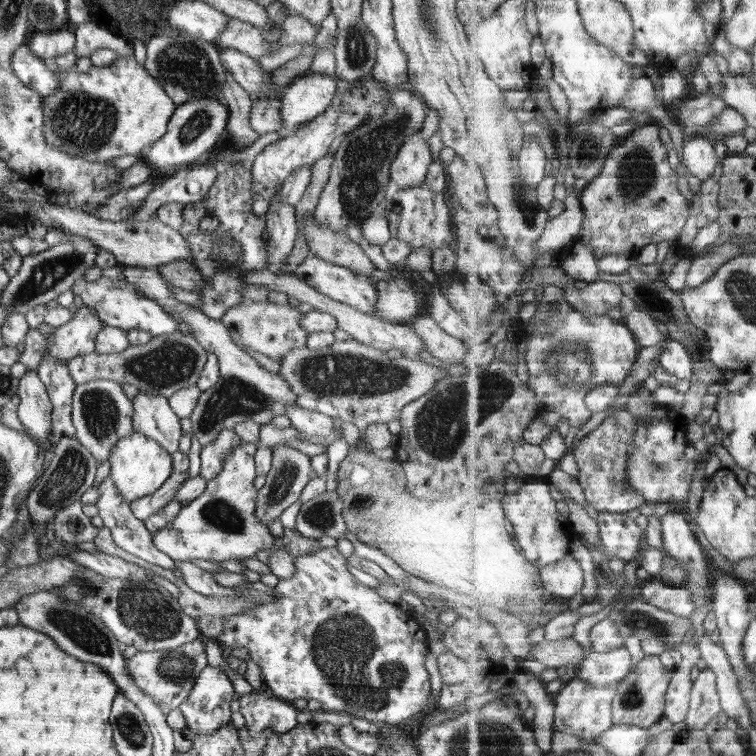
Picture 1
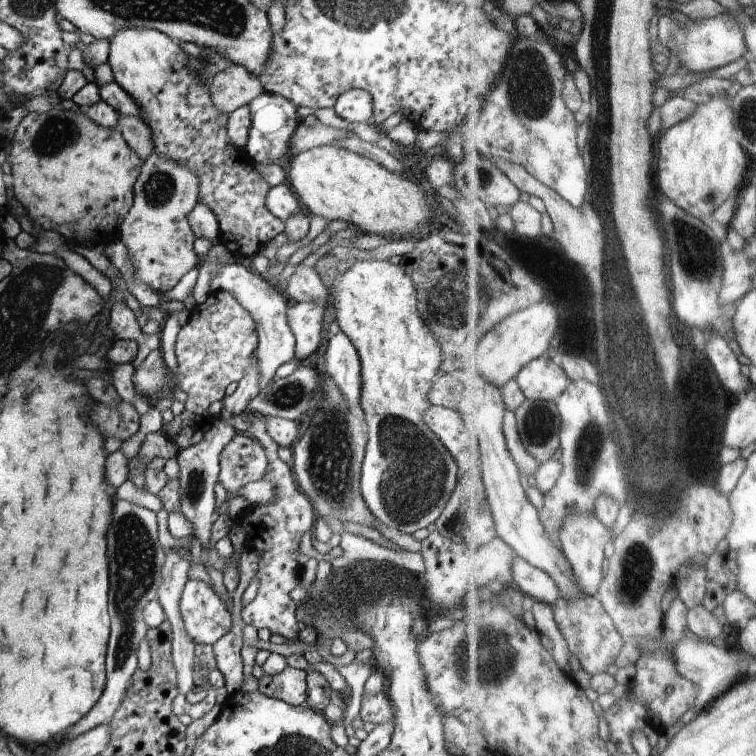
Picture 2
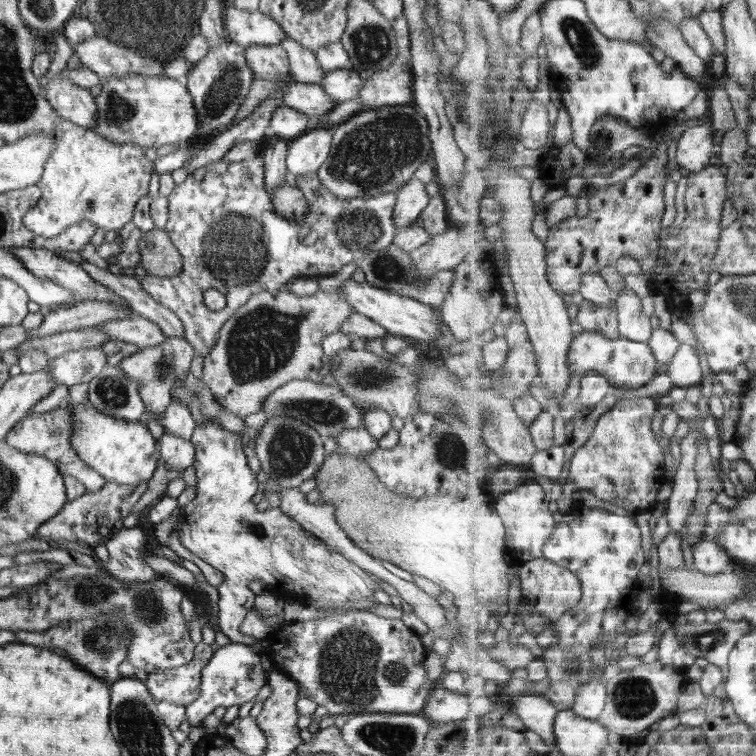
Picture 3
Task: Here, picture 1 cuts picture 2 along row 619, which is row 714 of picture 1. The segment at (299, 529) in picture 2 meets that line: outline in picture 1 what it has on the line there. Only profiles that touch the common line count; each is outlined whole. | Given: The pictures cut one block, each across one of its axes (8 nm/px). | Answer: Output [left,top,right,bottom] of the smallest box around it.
[239,690,299,737]

